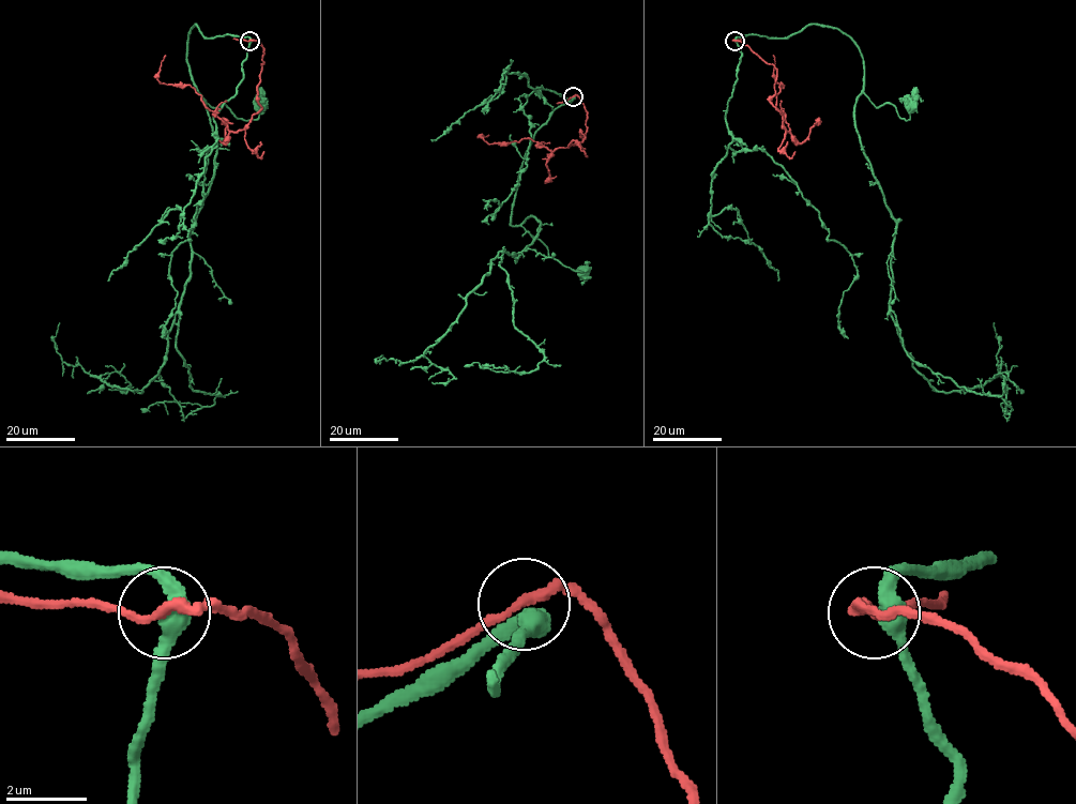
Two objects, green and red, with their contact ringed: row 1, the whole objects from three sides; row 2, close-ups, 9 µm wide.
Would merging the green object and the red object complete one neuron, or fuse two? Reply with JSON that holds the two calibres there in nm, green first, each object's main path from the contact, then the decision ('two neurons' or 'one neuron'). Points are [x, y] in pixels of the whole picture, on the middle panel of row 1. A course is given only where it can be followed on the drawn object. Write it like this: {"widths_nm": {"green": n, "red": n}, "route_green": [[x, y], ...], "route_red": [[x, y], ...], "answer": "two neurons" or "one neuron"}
{"widths_nm": {"green": 440, "red": 220}, "route_green": [[573, 97], [554, 110], [535, 132], [518, 173], [510, 224], [520, 225], [539, 239], [551, 258], [581, 270]], "route_red": [[573, 96], [587, 112], [580, 142], [551, 151], [530, 138], [488, 143], [481, 137], [488, 135]], "answer": "two neurons"}

